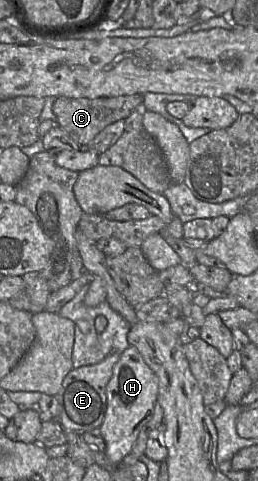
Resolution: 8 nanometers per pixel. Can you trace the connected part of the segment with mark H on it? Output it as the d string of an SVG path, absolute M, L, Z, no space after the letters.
M130 345L120 354L106 386L107 407L99 427L105 441L105 455L113 464L120 464L133 448L140 431L152 418L158 396L158 378L146 364L138 349Z

